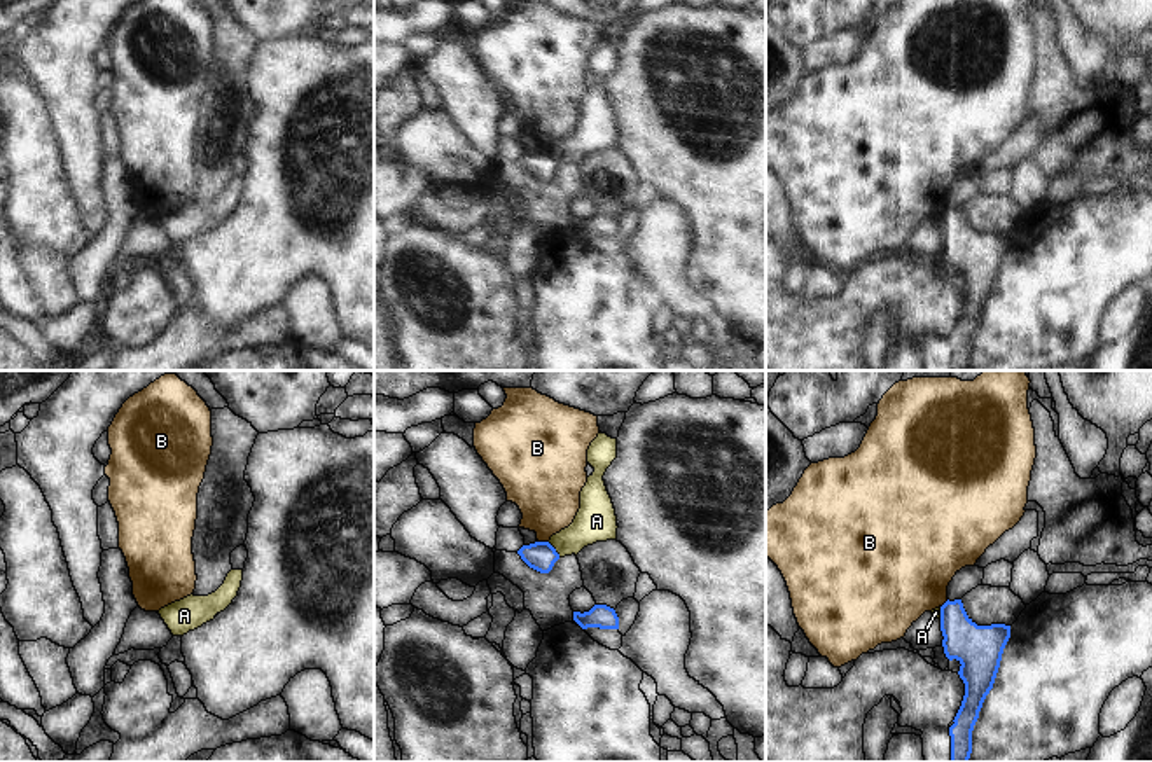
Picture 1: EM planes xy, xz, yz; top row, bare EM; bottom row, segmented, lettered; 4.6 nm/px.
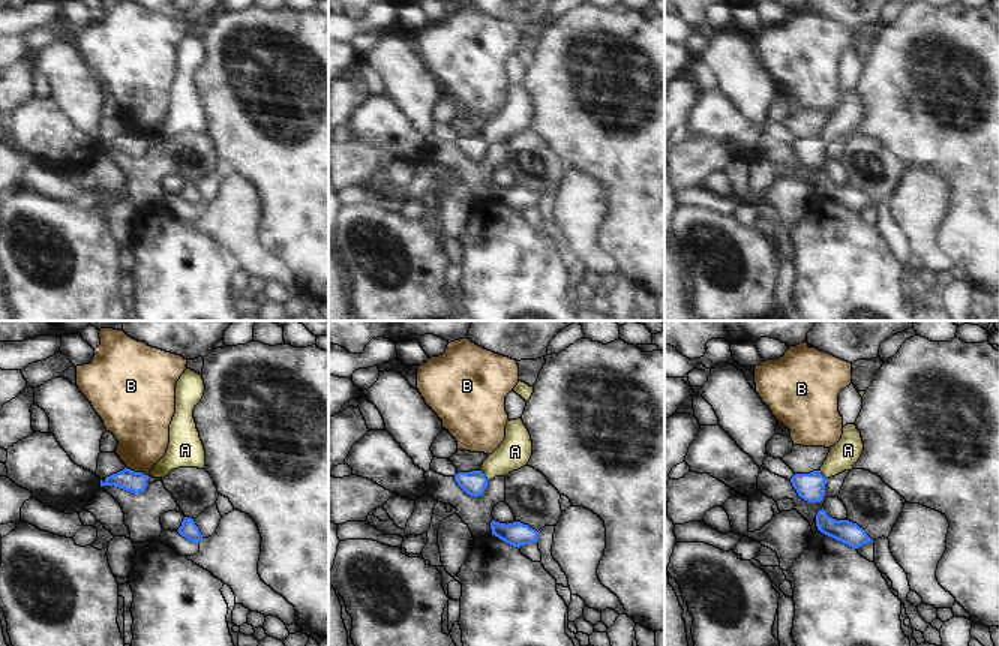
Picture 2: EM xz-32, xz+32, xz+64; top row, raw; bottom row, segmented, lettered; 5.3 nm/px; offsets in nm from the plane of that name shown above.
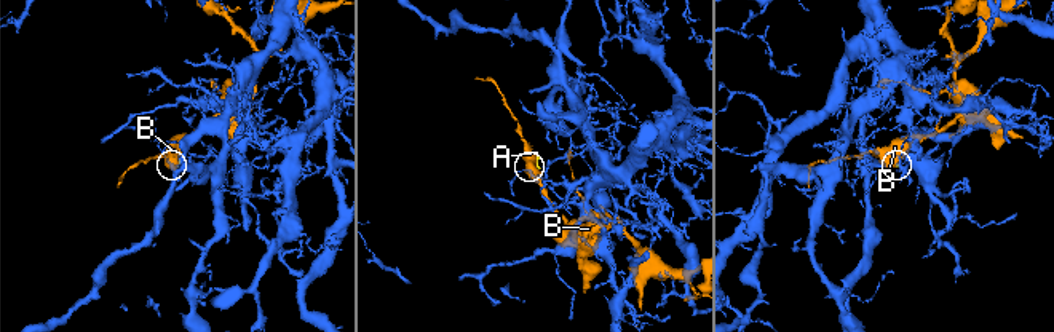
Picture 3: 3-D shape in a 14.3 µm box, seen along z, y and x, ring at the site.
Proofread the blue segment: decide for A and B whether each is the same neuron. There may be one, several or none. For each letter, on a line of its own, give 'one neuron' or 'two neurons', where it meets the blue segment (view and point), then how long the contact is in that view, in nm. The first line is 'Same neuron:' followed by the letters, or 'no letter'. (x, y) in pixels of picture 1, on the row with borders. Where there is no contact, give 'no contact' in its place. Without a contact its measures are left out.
Same neuron: no letter
A: two neurons; meets blue in xz at (555, 549); contact 90 nm long
B: two neurons; meets blue in xz at (544, 542); contact 50 nm long

